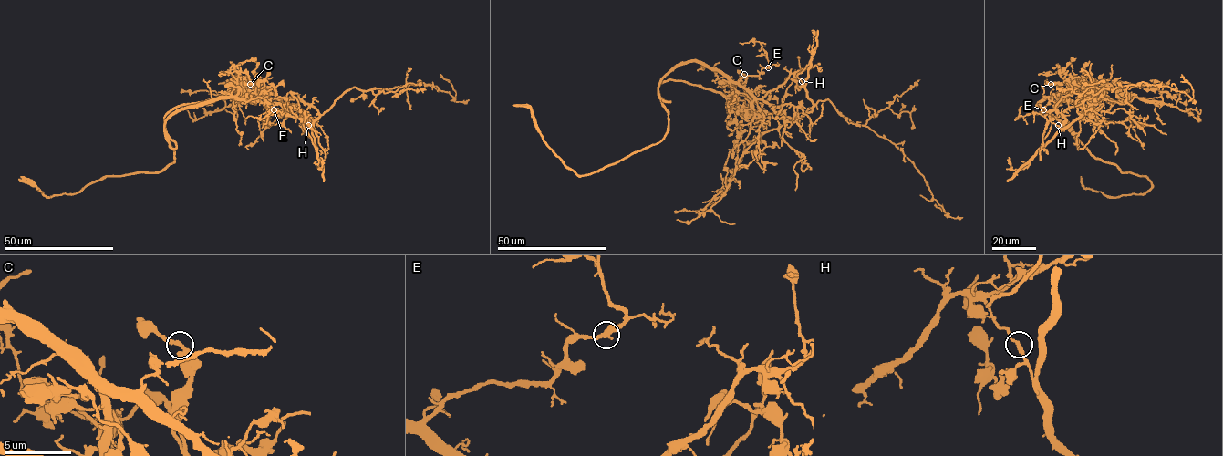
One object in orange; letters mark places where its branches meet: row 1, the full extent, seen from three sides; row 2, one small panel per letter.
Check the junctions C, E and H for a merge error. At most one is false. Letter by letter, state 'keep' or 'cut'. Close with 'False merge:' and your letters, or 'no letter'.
C: keep
E: keep
H: cut
False merge: H

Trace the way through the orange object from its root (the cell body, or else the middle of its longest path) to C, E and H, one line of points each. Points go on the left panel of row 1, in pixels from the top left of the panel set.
C: (228, 98), (238, 93), (240, 86), (244, 87), (253, 80), (250, 84)
E: (228, 98), (248, 101), (261, 97), (274, 109)
H: (228, 98), (267, 102), (308, 125)

